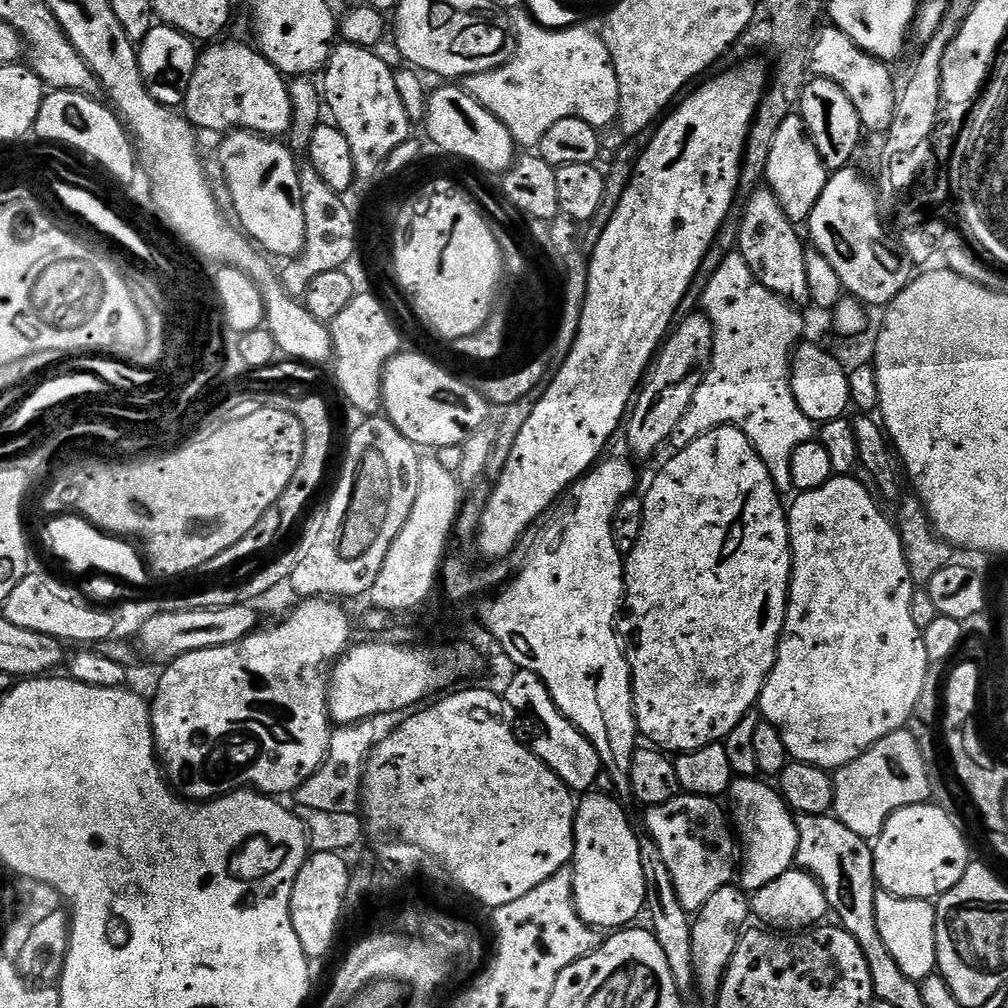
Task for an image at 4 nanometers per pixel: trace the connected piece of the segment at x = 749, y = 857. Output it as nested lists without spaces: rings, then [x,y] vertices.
[[[736,778],[730,789],[730,816],[743,848],[738,884],[748,894],[762,890],[762,886],[770,886],[774,878],[782,878],[782,874],[793,871],[798,850],[796,816],[779,791],[763,782],[768,783],[760,778]]]

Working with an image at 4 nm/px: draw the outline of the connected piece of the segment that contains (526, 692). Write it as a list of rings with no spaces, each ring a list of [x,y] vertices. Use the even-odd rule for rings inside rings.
[[[516,670],[514,680],[502,699],[509,709],[521,708],[536,723],[536,741],[531,741],[530,747],[537,758],[561,782],[567,784],[573,793],[587,793],[602,775],[600,756],[596,753],[596,747],[588,740],[588,736],[577,730],[564,717],[562,710],[558,710],[554,698],[550,698],[550,690],[540,681],[538,674]]]

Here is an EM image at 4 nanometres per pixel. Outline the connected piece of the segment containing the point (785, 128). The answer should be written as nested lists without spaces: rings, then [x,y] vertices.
[[[792,114],[773,127],[764,180],[793,224],[800,226],[807,221],[814,210],[814,202],[818,202],[822,190],[826,190],[829,175],[830,169],[822,162],[822,154],[818,154],[818,146],[814,146],[806,122],[799,114]]]

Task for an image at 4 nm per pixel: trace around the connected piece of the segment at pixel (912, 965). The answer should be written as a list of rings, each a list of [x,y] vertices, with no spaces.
[[[883,890],[876,893],[878,934],[886,942],[886,950],[894,954],[894,962],[902,966],[902,974],[917,982],[937,971],[936,967],[936,905],[926,900],[911,900]]]

